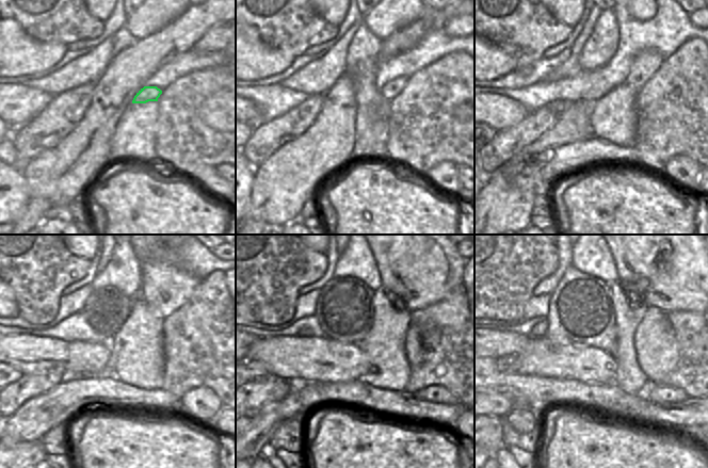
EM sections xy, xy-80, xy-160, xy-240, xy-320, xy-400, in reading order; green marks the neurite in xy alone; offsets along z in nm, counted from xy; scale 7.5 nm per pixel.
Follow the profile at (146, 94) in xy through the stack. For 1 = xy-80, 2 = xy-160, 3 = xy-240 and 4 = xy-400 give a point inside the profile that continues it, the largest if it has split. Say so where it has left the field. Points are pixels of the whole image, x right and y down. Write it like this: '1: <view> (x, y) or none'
1: xy-80 (390, 90)
2: xy-160 (646, 62)
3: xy-240 (165, 288)
4: xy-400 (661, 257)

